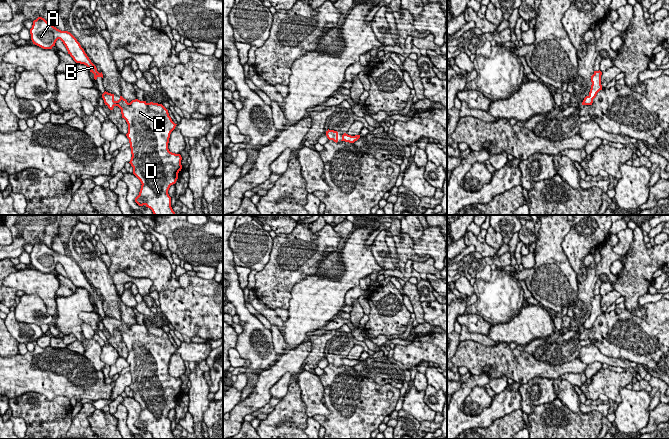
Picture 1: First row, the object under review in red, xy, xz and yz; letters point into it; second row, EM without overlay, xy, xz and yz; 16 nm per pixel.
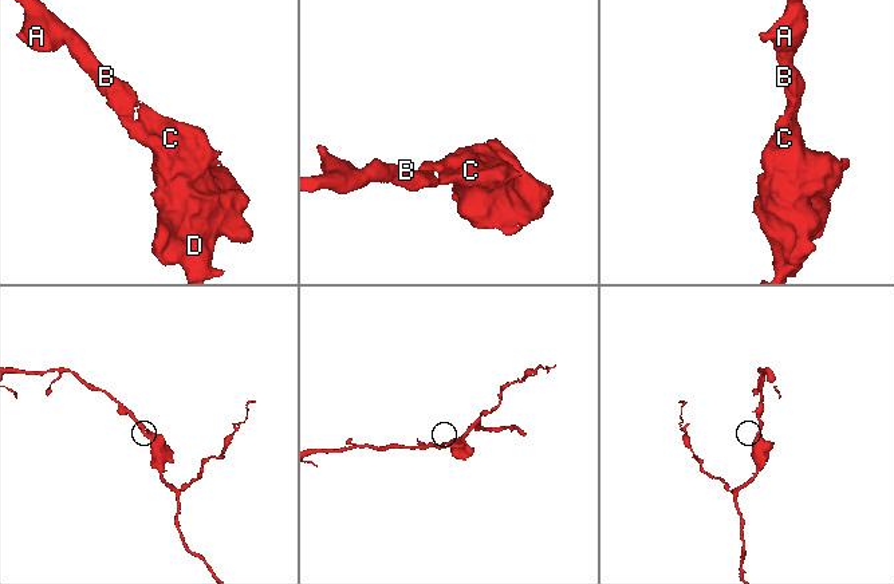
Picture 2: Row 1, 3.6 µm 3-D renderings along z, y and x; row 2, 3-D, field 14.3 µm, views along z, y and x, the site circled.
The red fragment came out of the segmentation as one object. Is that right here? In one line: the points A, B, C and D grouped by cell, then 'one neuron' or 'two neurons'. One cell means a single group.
groups A B C D; one neuron

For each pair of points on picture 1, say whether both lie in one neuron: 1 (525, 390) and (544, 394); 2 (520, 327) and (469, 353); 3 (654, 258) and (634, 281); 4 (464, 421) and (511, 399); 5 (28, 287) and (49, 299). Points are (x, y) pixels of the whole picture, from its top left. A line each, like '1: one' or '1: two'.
1: one
2: two
3: one
4: one
5: one

